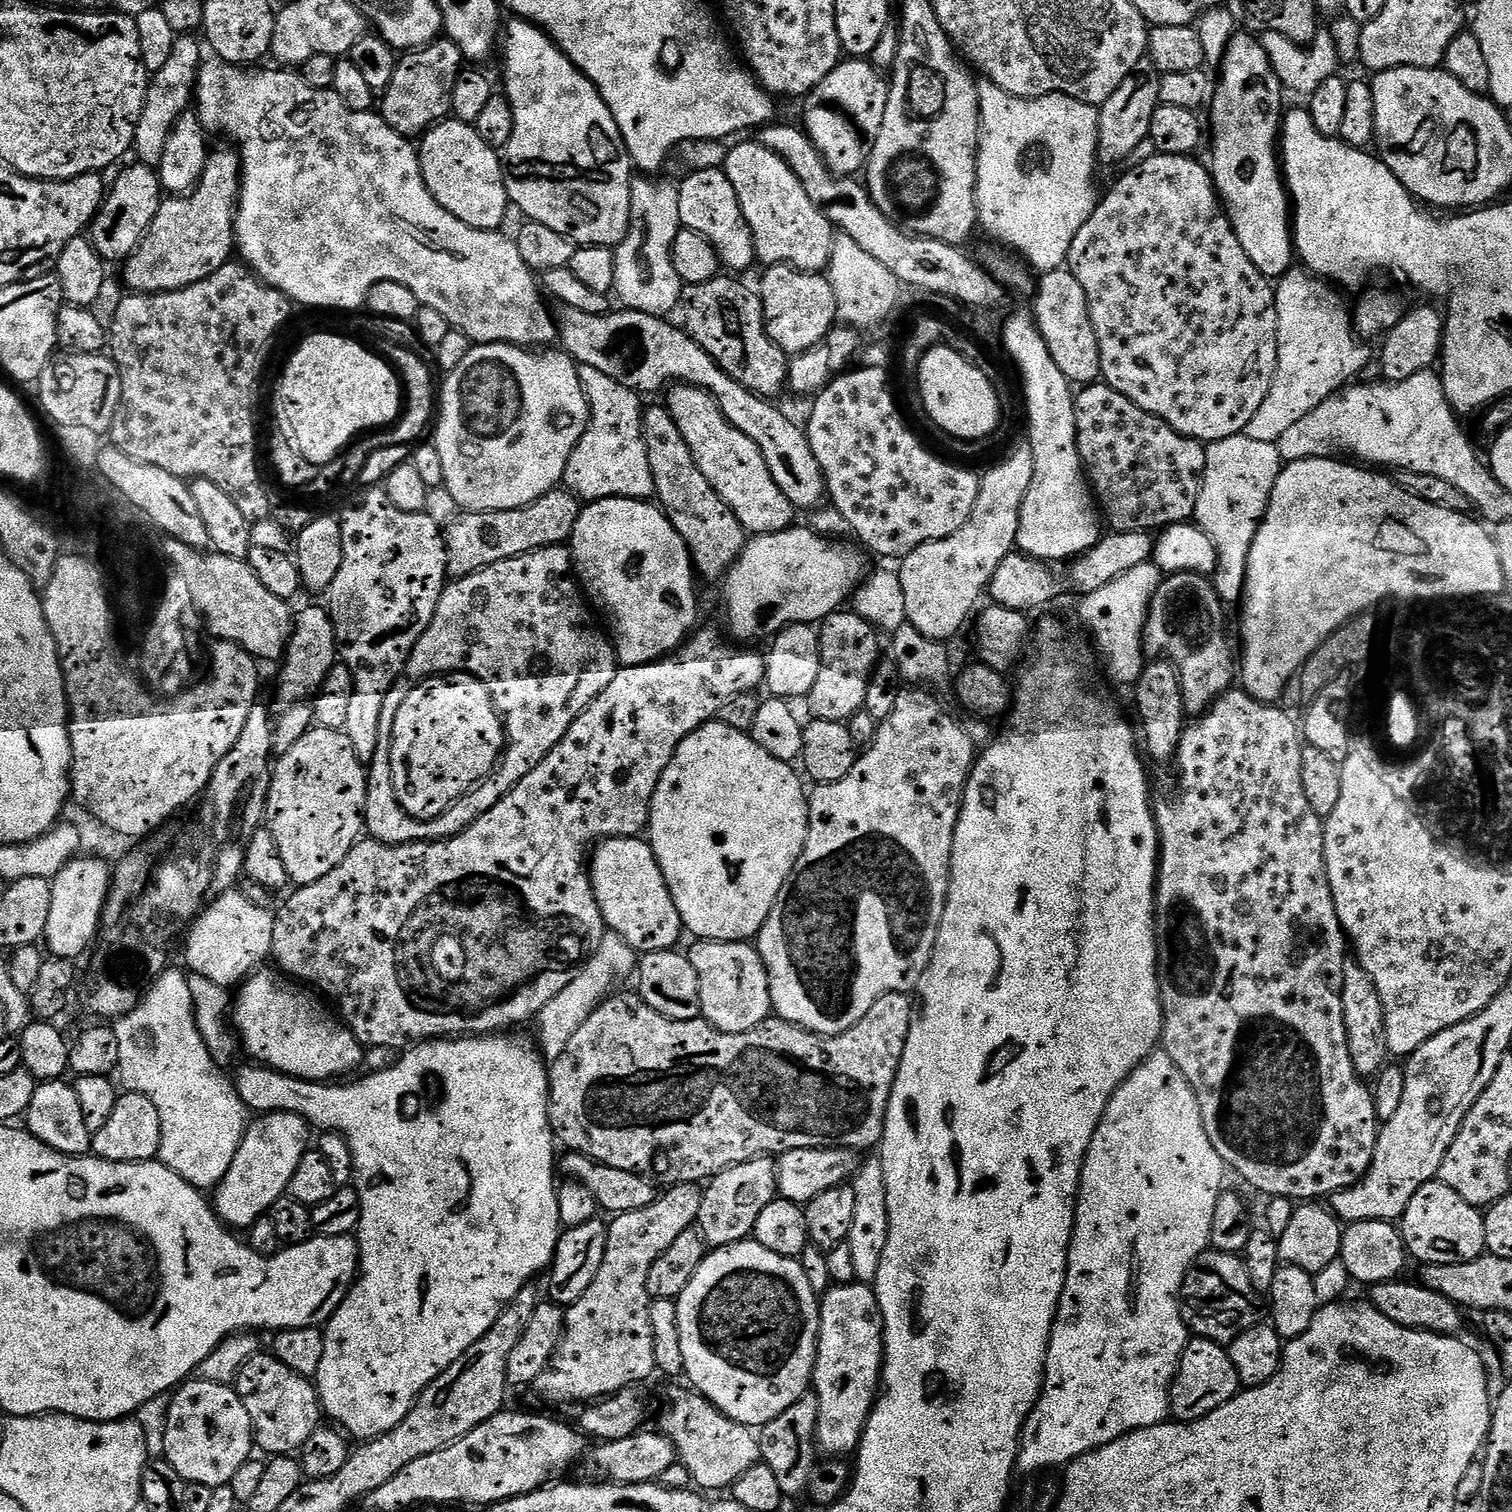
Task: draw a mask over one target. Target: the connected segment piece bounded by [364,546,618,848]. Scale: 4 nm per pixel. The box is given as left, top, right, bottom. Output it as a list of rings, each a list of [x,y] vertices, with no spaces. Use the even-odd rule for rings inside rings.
[[[564,546],[539,548],[521,556],[506,558],[502,562],[494,562],[494,566],[486,566],[466,578],[445,583],[444,589],[442,590],[442,598],[438,598],[438,610],[434,610],[434,618],[430,622],[430,626],[426,626],[426,634],[422,634],[422,638],[418,638],[418,646],[414,646],[414,650],[410,654],[408,664],[404,668],[404,675],[396,679],[394,686],[390,690],[390,694],[386,694],[385,705],[382,706],[382,723],[378,726],[378,750],[374,750],[372,763],[367,765],[366,768],[368,785],[366,786],[364,827],[367,835],[371,839],[382,842],[383,844],[389,844],[395,848],[403,844],[417,844],[418,842],[426,842],[427,840],[449,840],[451,836],[457,836],[462,830],[474,826],[474,822],[478,822],[478,818],[482,818],[482,814],[486,814],[494,806],[498,806],[498,802],[502,802],[502,798],[506,798],[506,794],[510,794],[510,790],[514,790],[514,786],[518,786],[520,779],[526,774],[530,774],[530,770],[534,770],[534,766],[541,764],[546,758],[546,754],[550,754],[550,750],[554,750],[554,746],[558,746],[558,742],[562,742],[562,738],[566,738],[566,730],[570,730],[570,726],[574,726],[574,722],[588,709],[590,702],[594,702],[598,698],[598,694],[602,694],[602,690],[606,690],[606,686],[610,686],[610,682],[614,682],[618,671],[616,650],[611,639],[606,635],[605,629],[603,627],[600,629],[596,625],[595,619],[597,620],[597,617],[594,615],[593,609],[590,607],[589,601],[586,599],[585,593],[582,591],[581,585],[574,575],[572,553]],[[445,674],[467,674],[469,676],[475,676],[476,679],[481,680],[486,686],[486,690],[490,690],[492,701],[496,704],[496,711],[500,713],[500,718],[504,722],[506,747],[501,755],[498,767],[488,779],[481,780],[462,799],[455,800],[438,818],[434,818],[433,820],[419,820],[410,814],[406,814],[406,810],[402,810],[402,806],[394,794],[394,778],[390,770],[390,750],[392,749],[392,735],[394,734],[394,718],[398,718],[398,710],[402,706],[402,702],[406,702],[406,694],[410,694],[410,690],[414,687],[413,682],[419,682],[429,678],[440,678]]]

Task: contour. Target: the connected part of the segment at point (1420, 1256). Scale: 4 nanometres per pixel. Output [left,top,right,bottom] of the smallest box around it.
[1398,1178,1486,1265]

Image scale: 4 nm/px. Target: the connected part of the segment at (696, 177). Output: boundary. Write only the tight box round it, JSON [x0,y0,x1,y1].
[678,168,757,274]

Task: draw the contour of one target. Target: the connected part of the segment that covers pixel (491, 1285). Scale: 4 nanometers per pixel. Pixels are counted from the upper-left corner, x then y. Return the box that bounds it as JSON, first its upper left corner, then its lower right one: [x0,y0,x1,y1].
[234,1034,562,1442]

